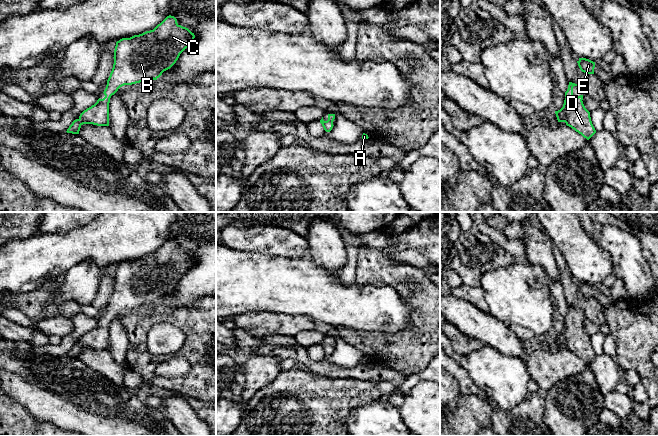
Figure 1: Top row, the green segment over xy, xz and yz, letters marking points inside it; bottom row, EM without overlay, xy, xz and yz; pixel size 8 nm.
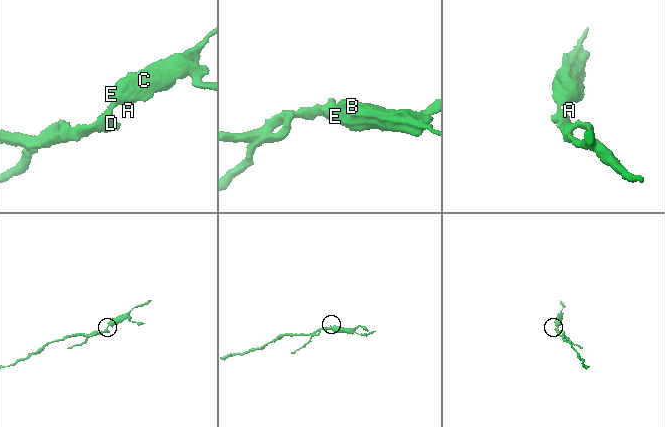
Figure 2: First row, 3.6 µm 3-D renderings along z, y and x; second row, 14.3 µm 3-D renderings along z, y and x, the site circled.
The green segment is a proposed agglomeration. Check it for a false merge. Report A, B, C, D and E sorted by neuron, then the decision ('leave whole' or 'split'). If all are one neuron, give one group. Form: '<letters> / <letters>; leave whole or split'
A B C D E; leave whole

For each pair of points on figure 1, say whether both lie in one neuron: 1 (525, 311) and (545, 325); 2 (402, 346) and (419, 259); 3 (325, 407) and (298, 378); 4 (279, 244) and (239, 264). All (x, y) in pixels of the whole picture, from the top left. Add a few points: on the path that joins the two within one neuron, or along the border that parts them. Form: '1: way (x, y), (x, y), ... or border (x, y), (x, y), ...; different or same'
1: way (530, 311), (540, 320); same
2: border (394, 260), (417, 266), (426, 271); different
3: way (318, 400), (305, 385); same
4: border (236, 249), (282, 256); different

